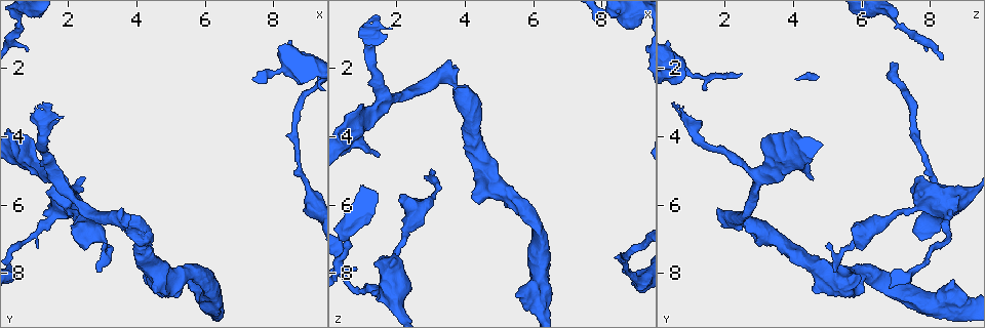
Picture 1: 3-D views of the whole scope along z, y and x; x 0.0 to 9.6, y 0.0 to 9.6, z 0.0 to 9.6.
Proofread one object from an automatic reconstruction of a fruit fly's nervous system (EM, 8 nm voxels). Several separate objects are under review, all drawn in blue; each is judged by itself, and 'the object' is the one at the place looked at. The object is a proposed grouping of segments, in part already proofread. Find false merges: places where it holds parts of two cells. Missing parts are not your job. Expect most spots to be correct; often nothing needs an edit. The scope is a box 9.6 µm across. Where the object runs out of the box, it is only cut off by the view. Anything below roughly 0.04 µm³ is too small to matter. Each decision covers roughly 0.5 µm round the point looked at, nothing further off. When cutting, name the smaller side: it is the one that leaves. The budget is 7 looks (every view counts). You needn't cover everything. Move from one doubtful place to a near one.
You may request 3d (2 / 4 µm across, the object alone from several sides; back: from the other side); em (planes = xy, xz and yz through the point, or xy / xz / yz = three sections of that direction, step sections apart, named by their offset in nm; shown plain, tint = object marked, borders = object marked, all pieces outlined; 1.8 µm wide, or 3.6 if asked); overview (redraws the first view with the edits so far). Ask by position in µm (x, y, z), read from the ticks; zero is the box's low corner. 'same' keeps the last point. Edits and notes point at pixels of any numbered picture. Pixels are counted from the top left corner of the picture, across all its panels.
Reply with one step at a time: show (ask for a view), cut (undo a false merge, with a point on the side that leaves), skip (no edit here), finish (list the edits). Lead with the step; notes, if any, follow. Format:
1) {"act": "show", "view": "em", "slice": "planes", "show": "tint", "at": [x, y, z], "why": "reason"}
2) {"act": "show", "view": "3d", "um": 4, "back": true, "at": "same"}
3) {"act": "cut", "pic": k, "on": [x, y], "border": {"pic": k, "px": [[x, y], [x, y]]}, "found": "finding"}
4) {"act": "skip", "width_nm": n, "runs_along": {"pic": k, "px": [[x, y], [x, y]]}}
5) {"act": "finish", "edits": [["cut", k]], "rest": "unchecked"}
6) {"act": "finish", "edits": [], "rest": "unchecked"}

{"act": "show", "view": "em", "slice": "xz", "step": 8, "show": "tint", "at": [3.60, 6.60, 2.30]}

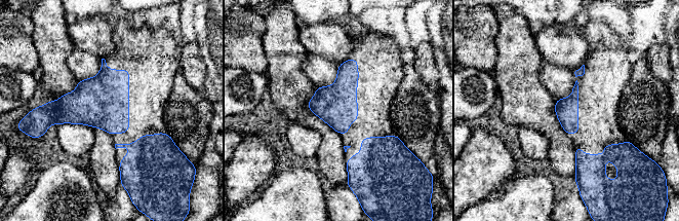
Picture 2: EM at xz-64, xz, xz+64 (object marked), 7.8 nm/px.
{"act": "show", "view": "em", "slice": "planes", "show": "tint", "at": "same"}

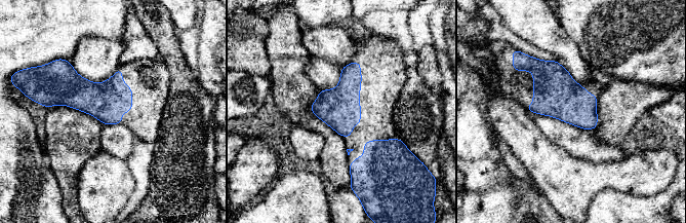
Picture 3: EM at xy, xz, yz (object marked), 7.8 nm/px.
{"act": "skip", "found": "one cell here"}

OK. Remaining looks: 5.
{"act": "show", "view": "em", "um": 3.6, "slice": "planes", "show": "tint", "at": [1.35, 6.55, 8.50], "why": "sudden change in width"}

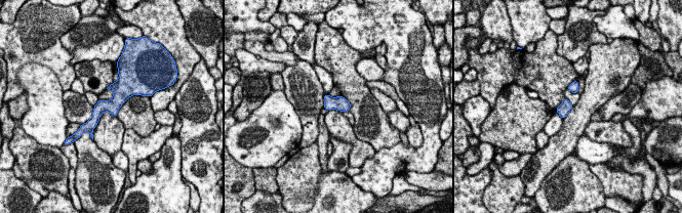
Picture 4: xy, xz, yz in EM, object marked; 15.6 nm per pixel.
{"act": "skip", "found": "continuous, no second cell"}

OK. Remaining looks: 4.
{"act": "show", "view": "3d", "um": 4, "at": [1.60, 5.15, 2.90], "why": "sudden change in width"}

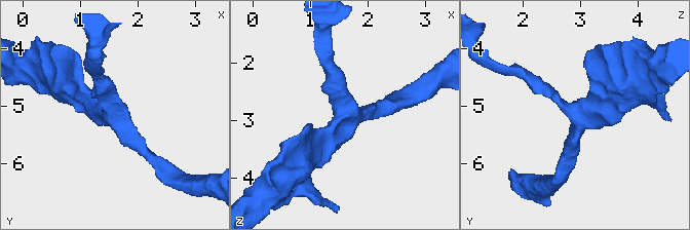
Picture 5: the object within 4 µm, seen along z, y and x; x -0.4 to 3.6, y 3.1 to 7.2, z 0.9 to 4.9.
{"act": "show", "view": "em", "slice": "planes", "show": "borders", "at": [1.60, 5.20, 2.90]}

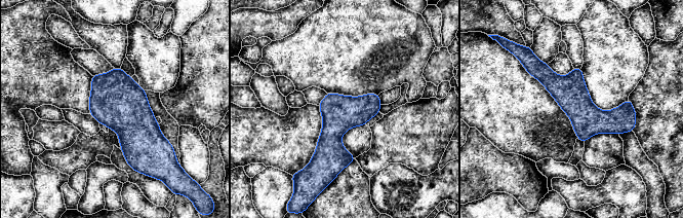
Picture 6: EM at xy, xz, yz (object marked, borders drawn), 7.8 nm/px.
{"act": "skip", "width_nm": 260, "found": "one cell here"}

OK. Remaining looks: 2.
{"act": "finish", "edits": [], "rest": "unchecked"}

